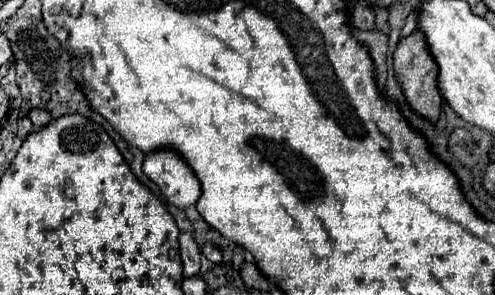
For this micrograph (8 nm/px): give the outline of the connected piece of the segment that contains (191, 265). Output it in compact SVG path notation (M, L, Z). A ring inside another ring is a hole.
M181 232L179 250L181 250L181 258L183 258L183 270L185 270L183 276L185 278L195 276L201 266L201 250L191 232Z

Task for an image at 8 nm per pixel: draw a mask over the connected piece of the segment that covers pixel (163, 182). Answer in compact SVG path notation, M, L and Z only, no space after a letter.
M161 148L145 154L143 172L161 188L169 204L187 208L199 200L199 180L175 150Z

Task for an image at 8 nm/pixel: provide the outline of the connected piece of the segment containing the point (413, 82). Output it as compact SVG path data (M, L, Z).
M413 32L411 36L407 36L405 40L401 40L393 52L393 68L395 68L395 76L401 82L401 90L405 92L405 100L407 104L421 114L423 118L427 118L429 122L437 122L439 114L441 114L441 94L437 90L437 64L435 60L431 60L431 54L427 50L425 38L421 38L419 32Z

